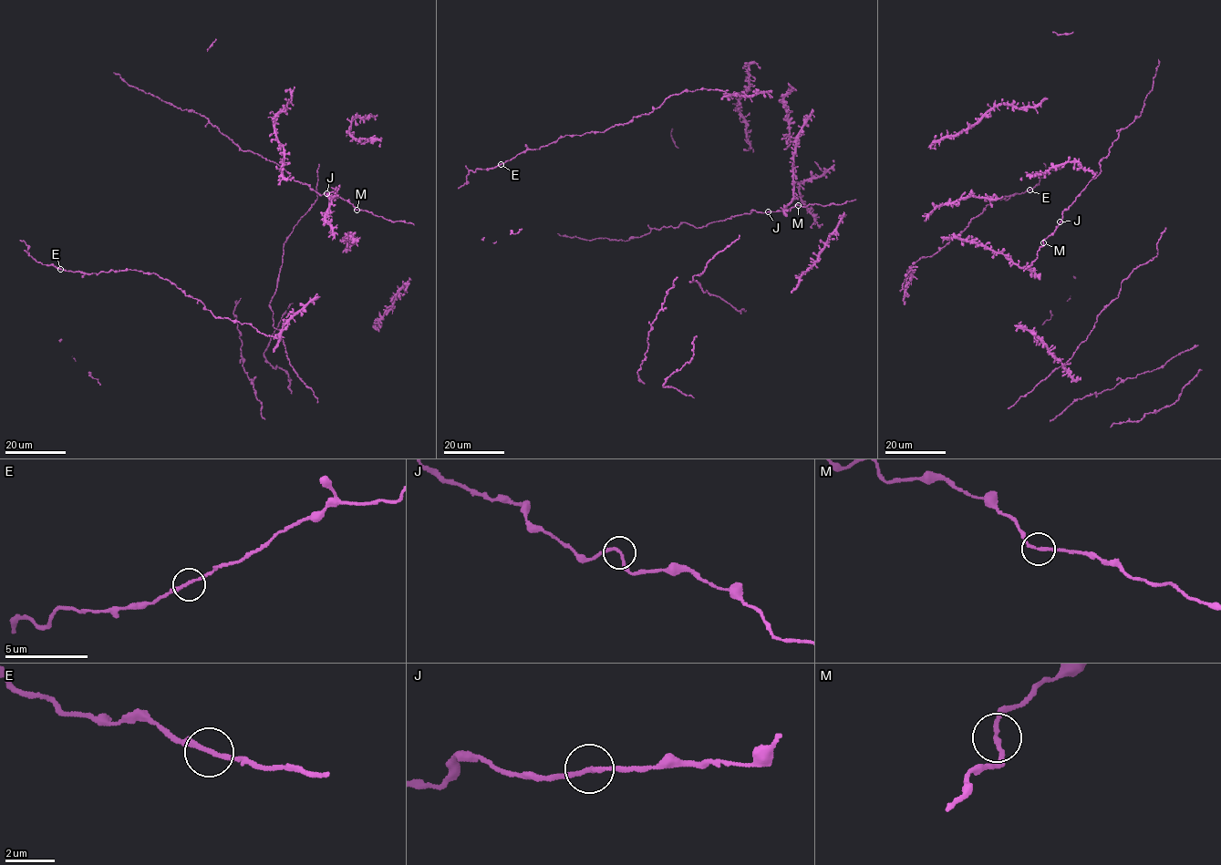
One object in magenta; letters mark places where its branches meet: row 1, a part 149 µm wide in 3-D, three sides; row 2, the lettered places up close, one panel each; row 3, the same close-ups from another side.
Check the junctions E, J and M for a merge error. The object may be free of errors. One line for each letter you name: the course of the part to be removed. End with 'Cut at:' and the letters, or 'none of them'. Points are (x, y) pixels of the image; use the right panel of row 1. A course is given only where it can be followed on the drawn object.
Cut at: none of them

